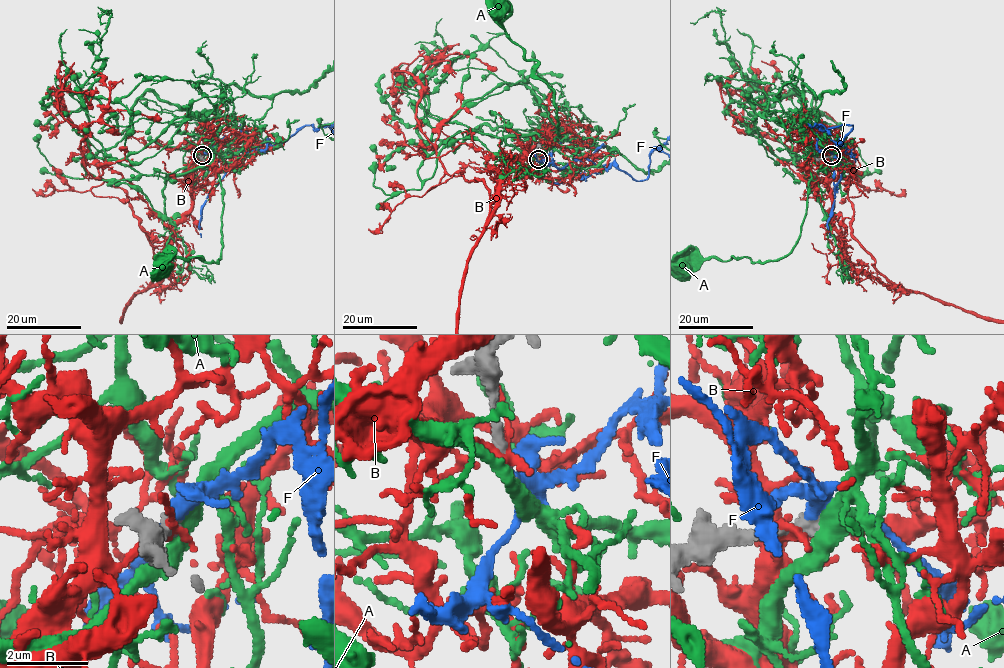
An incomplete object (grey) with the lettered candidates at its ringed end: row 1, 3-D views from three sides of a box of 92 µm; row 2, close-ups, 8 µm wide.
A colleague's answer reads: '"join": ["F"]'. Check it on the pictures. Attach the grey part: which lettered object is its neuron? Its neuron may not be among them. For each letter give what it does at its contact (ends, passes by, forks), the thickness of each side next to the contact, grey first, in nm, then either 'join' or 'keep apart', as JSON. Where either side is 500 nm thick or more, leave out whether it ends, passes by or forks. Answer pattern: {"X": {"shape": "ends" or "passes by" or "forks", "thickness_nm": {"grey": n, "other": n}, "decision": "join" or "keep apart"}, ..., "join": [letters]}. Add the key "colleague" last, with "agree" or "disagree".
{"A": {"shape": "forks", "thickness_nm": {"grey": 240, "other": 360}, "decision": "keep apart"}, "B": {"shape": "passes by", "thickness_nm": {"grey": 300, "other": 190}, "decision": "keep apart"}, "F": {"shape": "forks", "thickness_nm": {"grey": 260, "other": 240}, "decision": "join"}, "join": ["F"], "colleague": "agree"}

